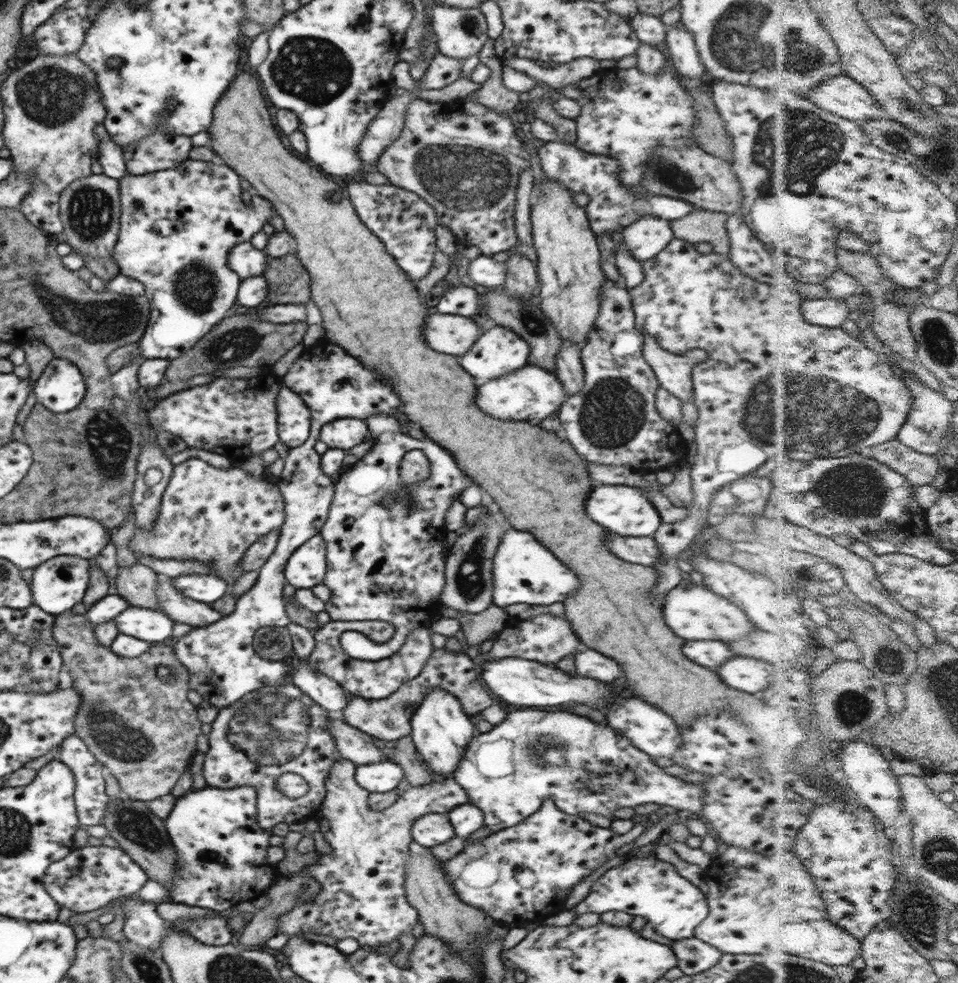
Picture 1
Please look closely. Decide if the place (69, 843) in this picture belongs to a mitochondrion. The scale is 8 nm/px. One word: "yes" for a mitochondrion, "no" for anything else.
no

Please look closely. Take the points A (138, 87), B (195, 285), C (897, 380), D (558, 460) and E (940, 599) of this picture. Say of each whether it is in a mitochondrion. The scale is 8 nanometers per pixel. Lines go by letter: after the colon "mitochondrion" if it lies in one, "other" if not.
A: other
B: mitochondrion
C: other
D: mitochondrion
E: other

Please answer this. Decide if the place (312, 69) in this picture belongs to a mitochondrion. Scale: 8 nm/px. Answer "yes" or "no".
yes

